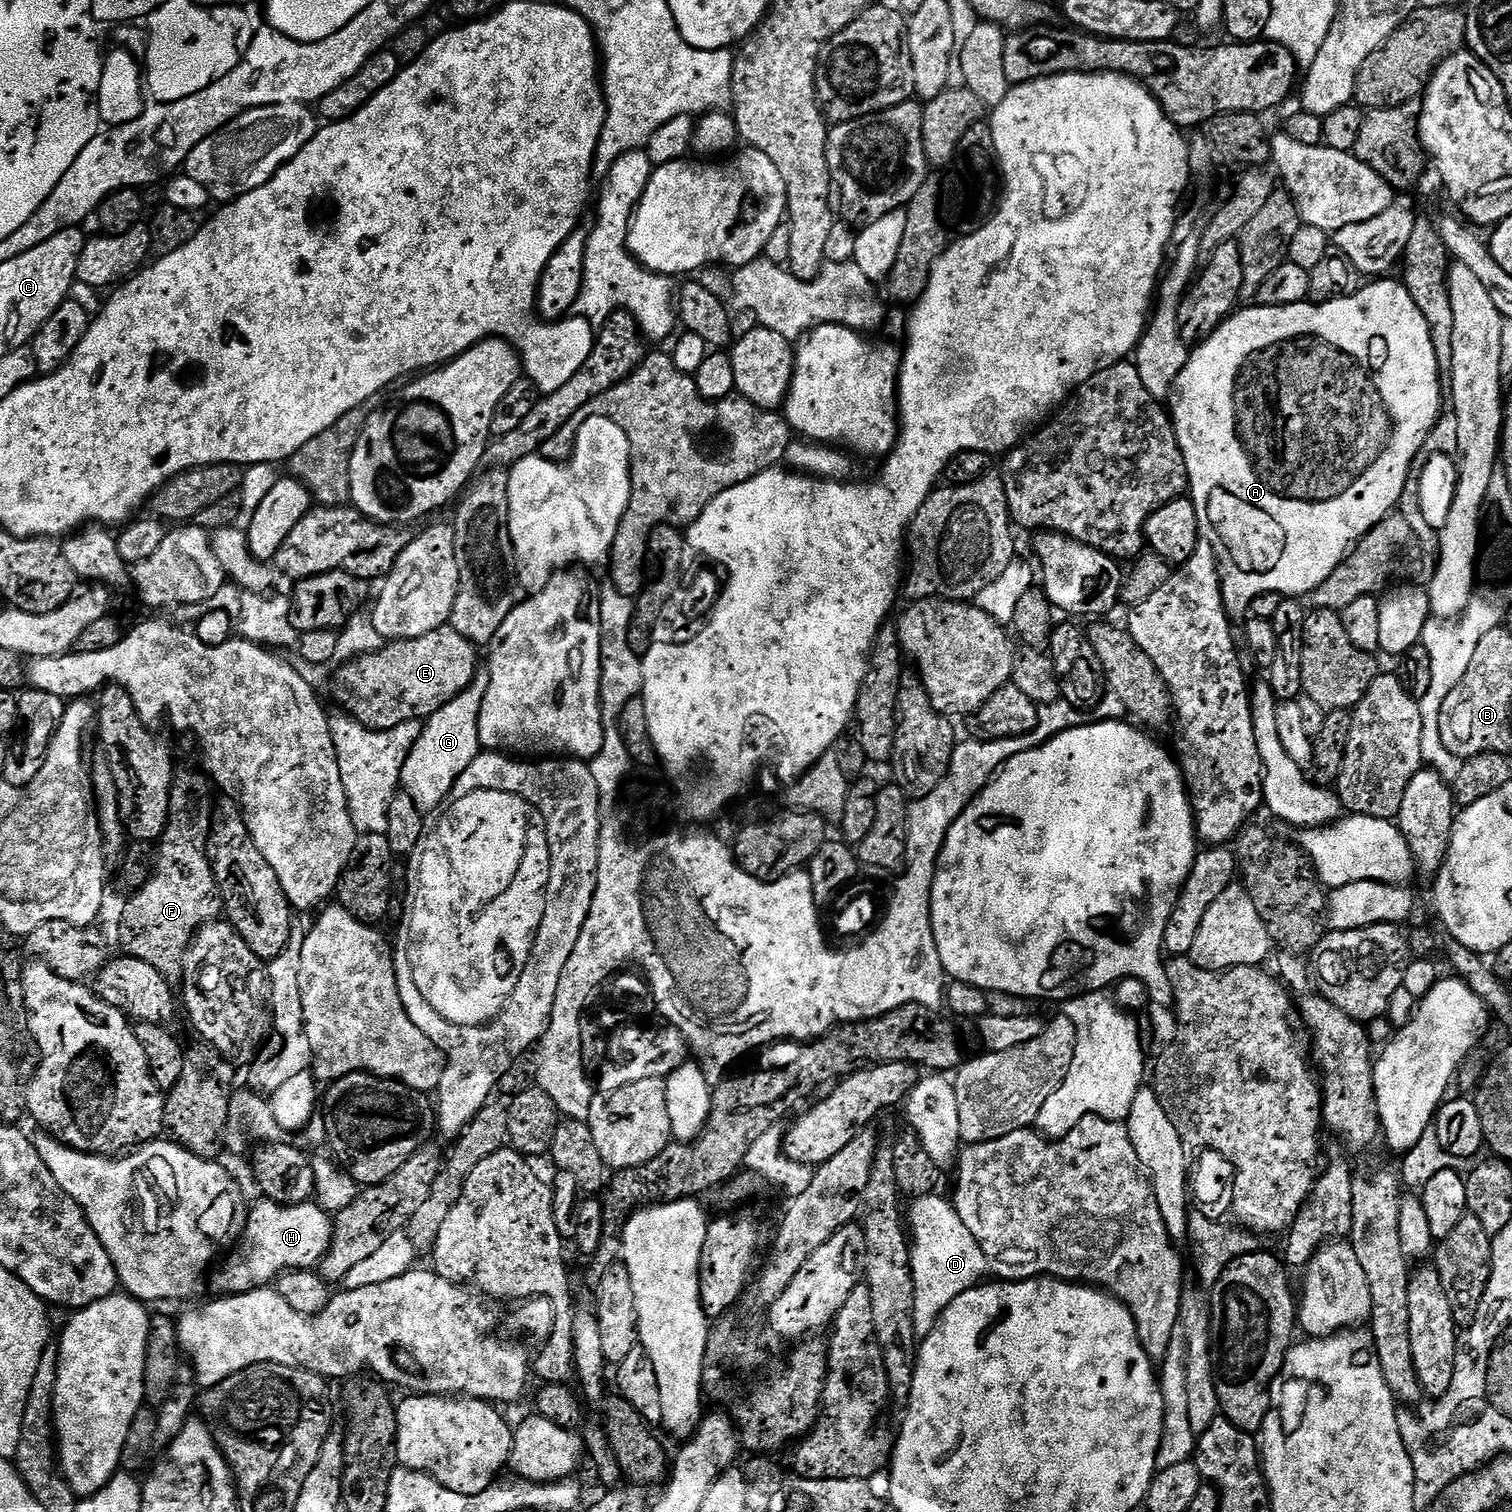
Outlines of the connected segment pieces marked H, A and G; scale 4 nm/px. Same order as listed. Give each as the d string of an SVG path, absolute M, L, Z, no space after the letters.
M260 1198L244 1224L244 1245L241 1246L240 1253L230 1257L216 1272L217 1293L250 1292L253 1288L271 1285L281 1272L315 1269L328 1253L328 1247L332 1245L332 1225L329 1213L325 1212L319 1203L279 1204L267 1198Z
M1380 278L1375 282L1365 283L1353 296L1343 296L1337 300L1327 300L1324 304L1305 302L1302 304L1291 304L1290 306L1241 307L1239 310L1233 312L1228 319L1221 322L1218 330L1214 330L1214 334L1210 334L1210 338L1206 338L1202 343L1195 345L1191 349L1188 361L1176 378L1174 391L1170 396L1170 403L1172 402L1172 408L1170 404L1172 429L1176 431L1176 441L1182 450L1184 461L1186 462L1190 499L1196 508L1196 517L1198 518L1201 537L1208 539L1216 555L1216 562L1220 565L1220 589L1224 595L1224 609L1228 611L1229 617L1237 618L1236 616L1244 615L1244 617L1247 617L1254 598L1258 598L1258 594L1278 592L1284 598L1307 597L1318 586L1322 586L1322 582L1326 582L1326 578L1330 578L1330 574L1343 562L1344 557L1348 555L1352 545L1362 539L1374 525L1387 518L1400 503L1400 495L1406 486L1406 478L1414 471L1414 465L1417 463L1416 455L1418 454L1418 450L1422 450L1422 446L1426 442L1430 430L1434 430L1436 420L1440 417L1442 411L1442 405L1440 405L1440 379L1442 379L1442 373L1438 366L1438 358L1434 354L1434 342L1430 338L1428 323L1426 322L1426 318L1422 318L1422 310L1418 310L1418 306L1414 306L1414 298L1410 298L1410 294L1405 290L1403 283L1396 281L1395 284L1394 281L1388 279L1392 278Z
M477 667L476 676L470 684L450 702L446 702L446 706L428 717L421 727L418 742L414 742L400 775L403 792L414 798L414 806L418 806L420 812L431 814L436 807L439 809L451 797L454 782L458 782L462 770L466 770L466 766L470 766L470 762L474 762L474 758L481 755L478 714L489 684L490 674L487 667Z

